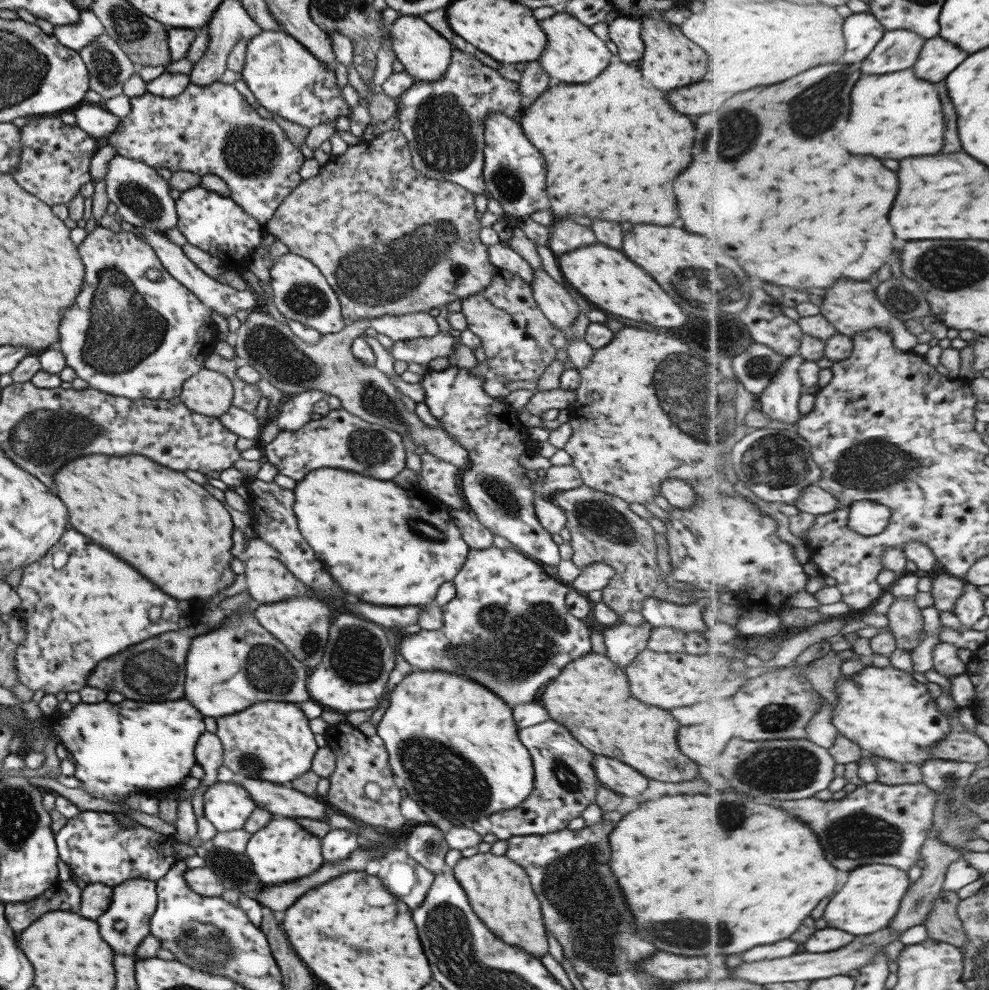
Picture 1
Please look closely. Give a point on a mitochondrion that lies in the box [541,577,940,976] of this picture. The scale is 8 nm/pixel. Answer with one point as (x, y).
(858, 835)

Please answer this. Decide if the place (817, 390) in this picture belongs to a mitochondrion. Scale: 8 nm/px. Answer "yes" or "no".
no

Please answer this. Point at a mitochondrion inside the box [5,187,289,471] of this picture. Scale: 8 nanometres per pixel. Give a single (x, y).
(123, 329)

